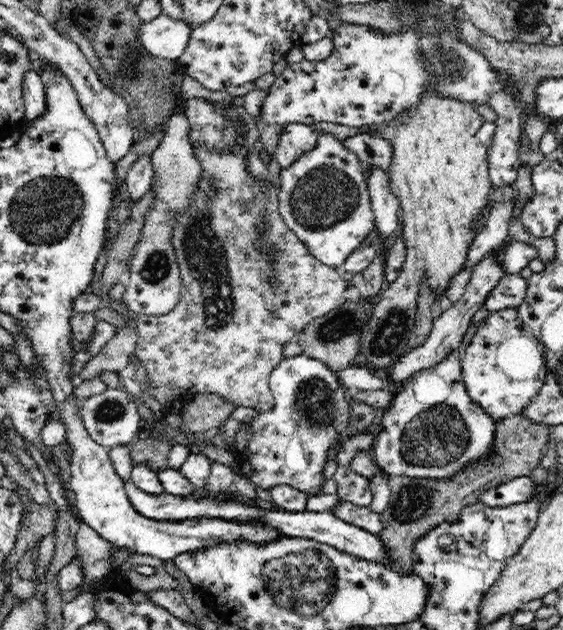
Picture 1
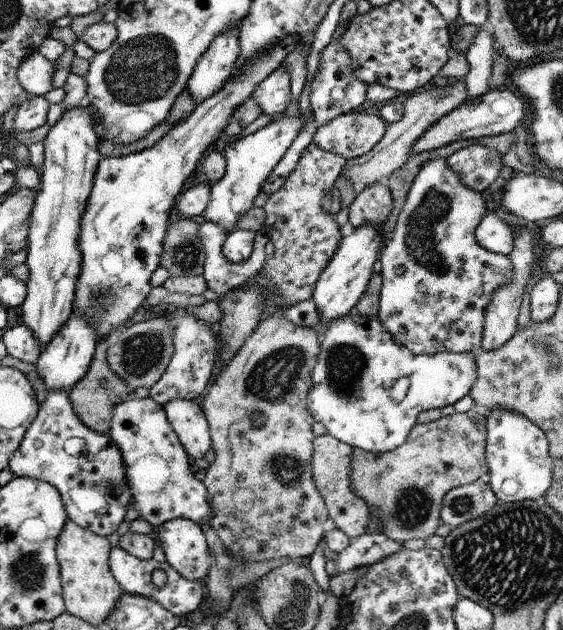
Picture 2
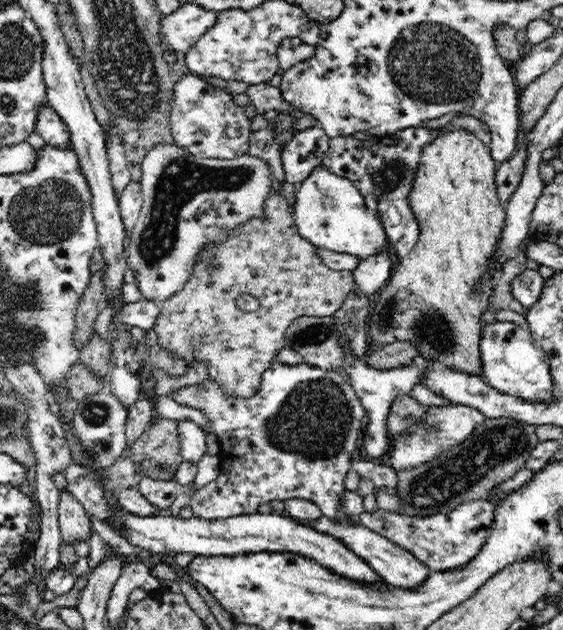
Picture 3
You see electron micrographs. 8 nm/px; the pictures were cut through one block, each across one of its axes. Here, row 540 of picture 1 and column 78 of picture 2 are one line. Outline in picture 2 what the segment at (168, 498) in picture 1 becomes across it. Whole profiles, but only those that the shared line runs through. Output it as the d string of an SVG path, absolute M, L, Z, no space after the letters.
M74 309L74 314L71 315L71 317L67 320L67 323L65 324L65 327L61 328L61 331L57 332L57 335L54 335L54 338L45 346L44 351L42 352L42 355L40 358L38 358L35 367L38 372L38 376L42 378L44 382L44 386L46 386L46 390L48 391L64 391L65 389L69 390L78 382L80 382L82 379L85 378L85 374L89 371L89 367L92 366L93 362L93 356L96 354L96 346L97 346L97 332L96 329L93 328L92 325L89 324L88 321L85 320L84 317L78 317L75 314L75 309Z

